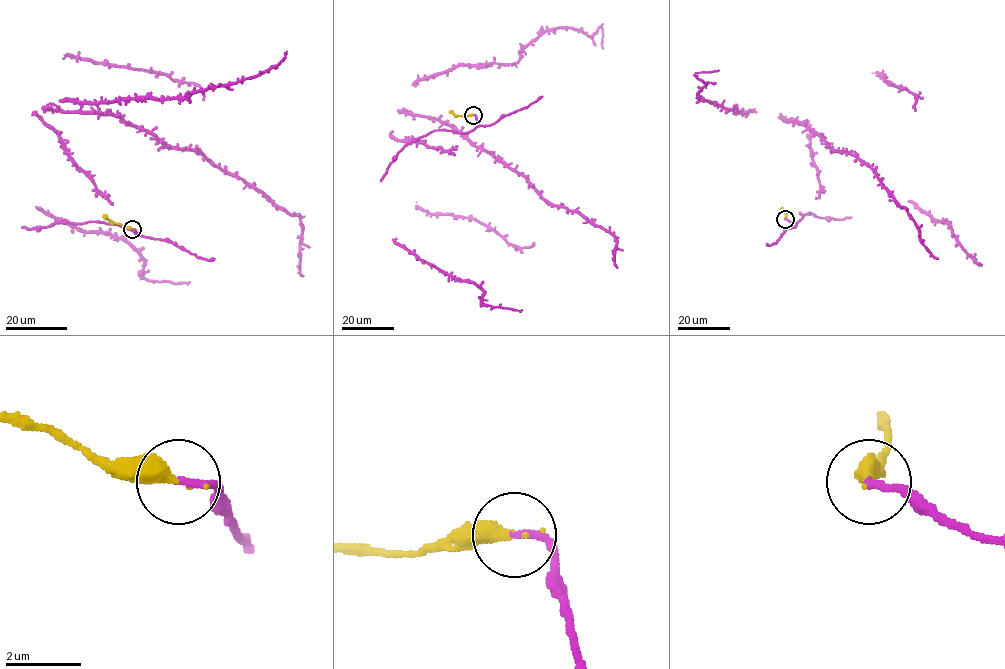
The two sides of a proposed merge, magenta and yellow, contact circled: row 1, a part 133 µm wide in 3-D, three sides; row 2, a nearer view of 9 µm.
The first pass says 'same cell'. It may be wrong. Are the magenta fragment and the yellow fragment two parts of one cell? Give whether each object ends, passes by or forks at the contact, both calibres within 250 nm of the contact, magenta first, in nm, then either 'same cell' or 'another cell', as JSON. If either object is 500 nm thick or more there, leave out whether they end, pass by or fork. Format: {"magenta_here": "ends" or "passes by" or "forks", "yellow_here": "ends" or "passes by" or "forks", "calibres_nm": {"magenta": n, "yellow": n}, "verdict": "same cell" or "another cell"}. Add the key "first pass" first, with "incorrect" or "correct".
{"first pass": "correct", "magenta_here": "ends", "yellow_here": "ends", "calibres_nm": {"magenta": 190, "yellow": 420}, "verdict": "same cell"}

